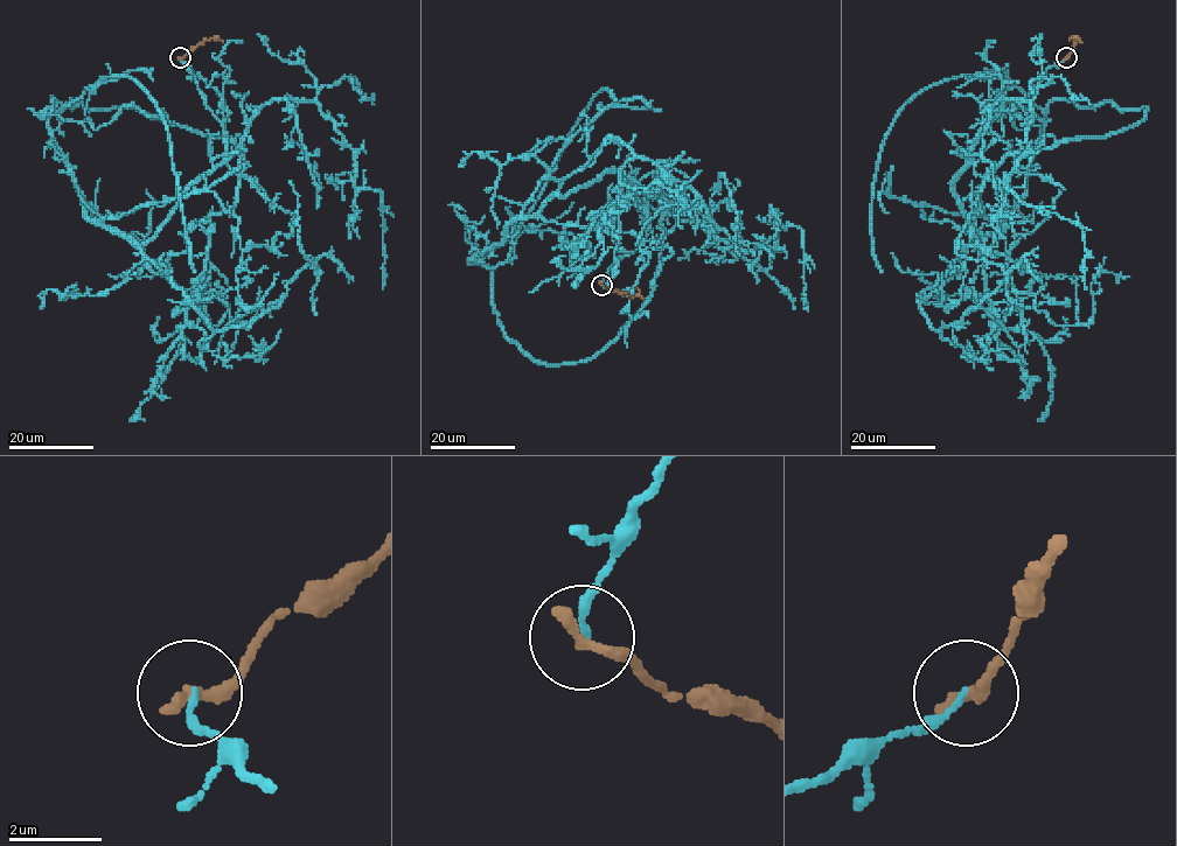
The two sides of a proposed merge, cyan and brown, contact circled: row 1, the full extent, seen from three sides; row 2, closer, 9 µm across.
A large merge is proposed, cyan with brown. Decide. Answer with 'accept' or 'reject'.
reject

